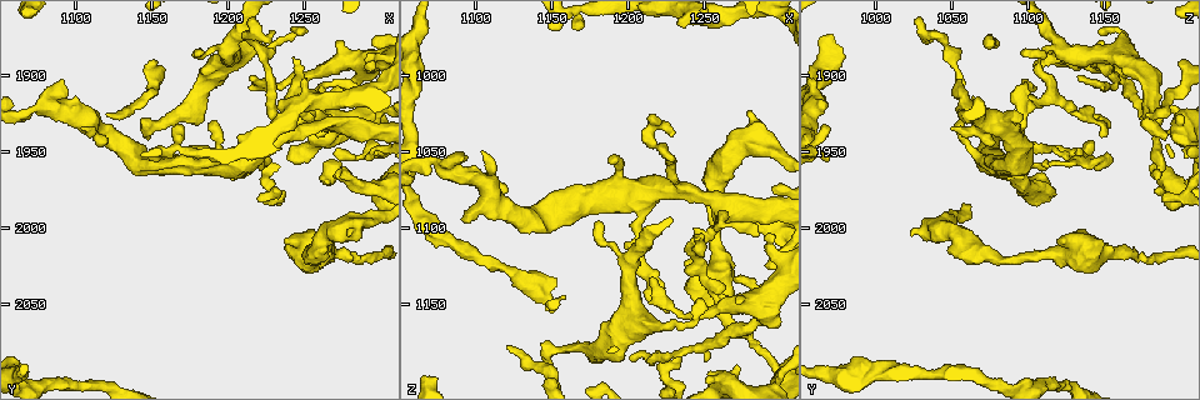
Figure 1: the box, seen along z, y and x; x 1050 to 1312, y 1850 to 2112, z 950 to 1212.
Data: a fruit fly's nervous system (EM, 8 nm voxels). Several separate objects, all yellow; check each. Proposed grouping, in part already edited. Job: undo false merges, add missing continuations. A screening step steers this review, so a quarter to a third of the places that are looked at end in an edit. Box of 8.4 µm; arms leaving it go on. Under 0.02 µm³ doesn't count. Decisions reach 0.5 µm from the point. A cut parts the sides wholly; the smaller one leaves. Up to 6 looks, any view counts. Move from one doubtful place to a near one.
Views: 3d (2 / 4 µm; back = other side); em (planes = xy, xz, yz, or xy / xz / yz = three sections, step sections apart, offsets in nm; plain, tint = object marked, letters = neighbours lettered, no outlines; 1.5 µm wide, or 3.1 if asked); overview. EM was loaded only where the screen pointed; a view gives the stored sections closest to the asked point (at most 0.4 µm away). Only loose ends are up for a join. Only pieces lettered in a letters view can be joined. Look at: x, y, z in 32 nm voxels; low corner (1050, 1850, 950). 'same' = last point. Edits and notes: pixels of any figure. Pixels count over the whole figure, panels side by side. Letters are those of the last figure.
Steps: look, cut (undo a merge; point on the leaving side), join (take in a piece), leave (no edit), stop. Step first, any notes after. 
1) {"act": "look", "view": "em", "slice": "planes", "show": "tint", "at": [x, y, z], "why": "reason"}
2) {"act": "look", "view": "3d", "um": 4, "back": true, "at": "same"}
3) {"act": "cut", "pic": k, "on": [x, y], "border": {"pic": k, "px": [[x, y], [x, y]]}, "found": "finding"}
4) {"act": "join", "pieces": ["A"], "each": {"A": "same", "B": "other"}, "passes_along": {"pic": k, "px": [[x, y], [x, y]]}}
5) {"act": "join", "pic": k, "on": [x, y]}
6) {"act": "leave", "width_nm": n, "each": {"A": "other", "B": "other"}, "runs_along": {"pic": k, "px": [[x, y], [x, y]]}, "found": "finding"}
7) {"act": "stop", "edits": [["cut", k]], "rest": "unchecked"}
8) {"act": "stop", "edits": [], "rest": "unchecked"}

{"act": "look", "view": "em", "slice": "planes", "show": "letters", "at": [1278, 2002, 1024], "why": "stops while still wide"}

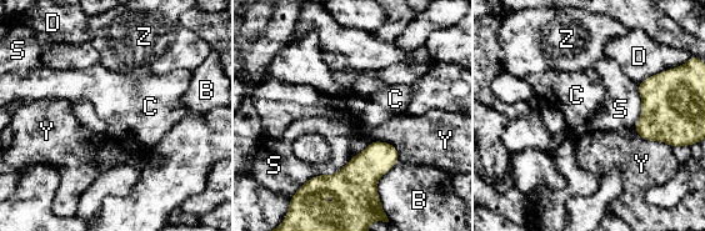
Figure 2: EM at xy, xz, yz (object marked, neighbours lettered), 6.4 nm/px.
{"act": "leave", "longest_contact_nm": ["S", 380], "each": {"B": "other", "C": "other", "D": "other", "S": "other", "Y": "other", "Z": "other"}, "border": {"pic": 2, "px": [[353, 156], [303, 185]]}, "found": "no lettered piece goes on from it"}

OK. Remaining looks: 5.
{"act": "look", "view": "3d", "um": 4, "at": [1204, 1968, 1184], "why": "thin end"}

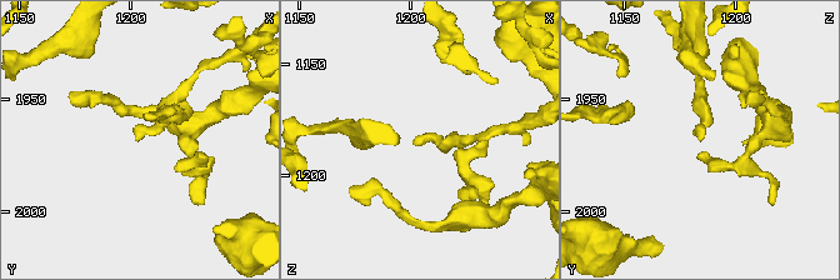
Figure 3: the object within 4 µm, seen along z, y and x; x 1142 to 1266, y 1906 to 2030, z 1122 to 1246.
{"act": "look", "view": "em", "slice": "planes", "show": "letters", "at": [1202, 1967, 1183]}

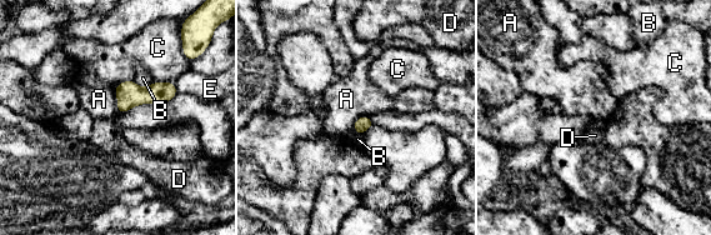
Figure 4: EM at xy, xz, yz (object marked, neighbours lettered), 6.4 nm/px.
{"act": "leave", "each": {"A": "other", "B": "other", "C": "other", "D": "other", "E": "other"}, "border": {"pic": 4, "px": [[113, 86], [116, 94], [118, 114]]}, "found": "none of them fits"}

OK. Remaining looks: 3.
{"act": "look", "view": "3d", "um": 2, "at": [1244, 1888, 1106], "why": "an open end"}

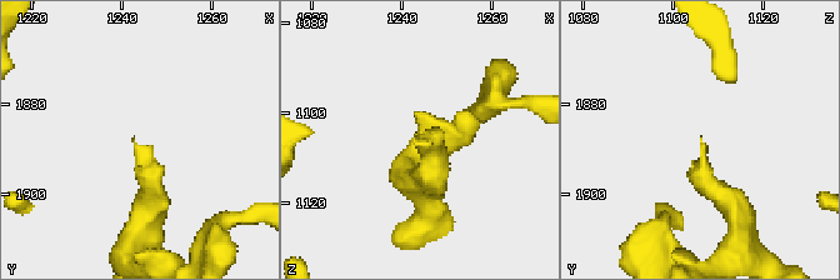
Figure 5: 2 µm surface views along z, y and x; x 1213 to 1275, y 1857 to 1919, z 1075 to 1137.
{"act": "look", "view": "em", "slice": "planes", "show": "plain", "at": [1242, 1888, 1106], "why": "shape alone is not enough"}

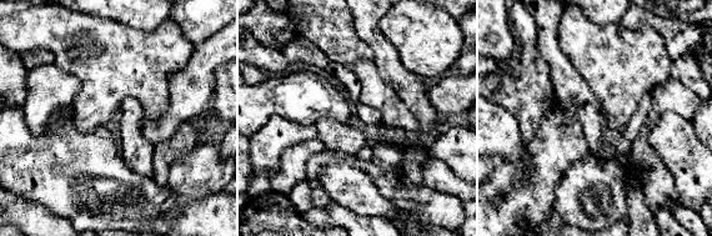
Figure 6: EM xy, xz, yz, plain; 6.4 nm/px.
{"act": "look", "view": "em", "slice": "planes", "show": "letters", "at": "same", "why": "see the neighbours"}

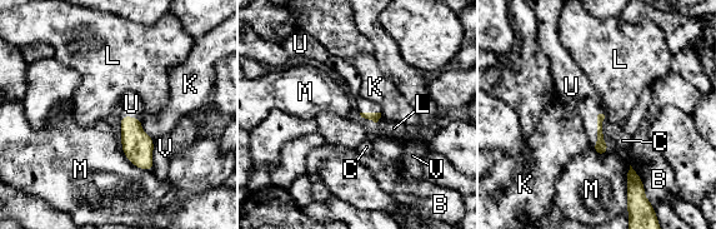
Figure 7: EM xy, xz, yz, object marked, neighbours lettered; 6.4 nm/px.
{"act": "join", "pieces": ["U"], "longest_contact_nm": ["M", 280], "each": {"B": "other", "C": "other", "K": "other", "L": "other", "M": "other", "U": "same", "V": "other"}, "passes_along": {"pic": 7, "px": [[601, 148], [597, 129], [579, 95]]}, "found": "it goes on there"}

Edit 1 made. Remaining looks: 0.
{"act": "stop", "edits": [["join", 7]], "rest": "unchecked"}

